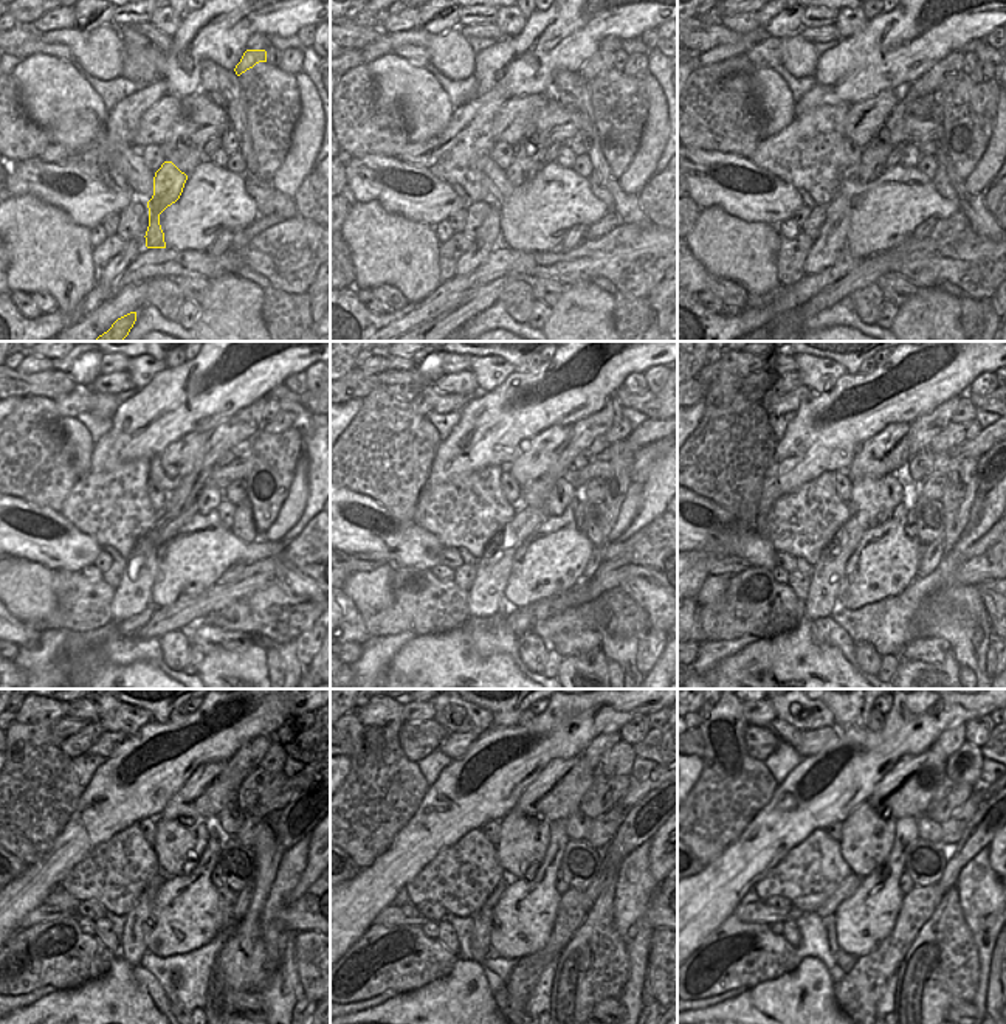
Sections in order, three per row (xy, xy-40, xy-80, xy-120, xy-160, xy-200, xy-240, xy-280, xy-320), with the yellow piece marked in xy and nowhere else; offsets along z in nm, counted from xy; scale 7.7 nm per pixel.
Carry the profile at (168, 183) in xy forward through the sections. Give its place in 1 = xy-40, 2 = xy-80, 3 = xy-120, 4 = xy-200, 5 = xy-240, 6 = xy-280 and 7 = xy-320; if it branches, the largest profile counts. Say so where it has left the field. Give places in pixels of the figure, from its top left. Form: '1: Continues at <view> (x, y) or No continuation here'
1: Continues at xy-40 (526, 162)
2: Continues at xy-80 (875, 154)
3: Continues at xy-120 (247, 422)
4: Continues at xy-200 (923, 432)
5: Continues at xy-240 (245, 761)
6: Continues at xy-280 (594, 753)
7: Continues at xy-320 (949, 740)

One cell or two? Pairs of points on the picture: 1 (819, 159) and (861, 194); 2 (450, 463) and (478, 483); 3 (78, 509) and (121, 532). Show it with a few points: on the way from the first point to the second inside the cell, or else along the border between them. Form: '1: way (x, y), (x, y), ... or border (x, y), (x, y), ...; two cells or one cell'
1: border (848, 168), (836, 193); two cells
2: border (499, 464), (487, 464), (430, 486); two cells
3: way (89, 509), (98, 509), (110, 522); one cell

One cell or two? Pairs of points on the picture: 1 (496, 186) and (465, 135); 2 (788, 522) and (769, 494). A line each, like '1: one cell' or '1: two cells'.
1: two cells
2: two cells

